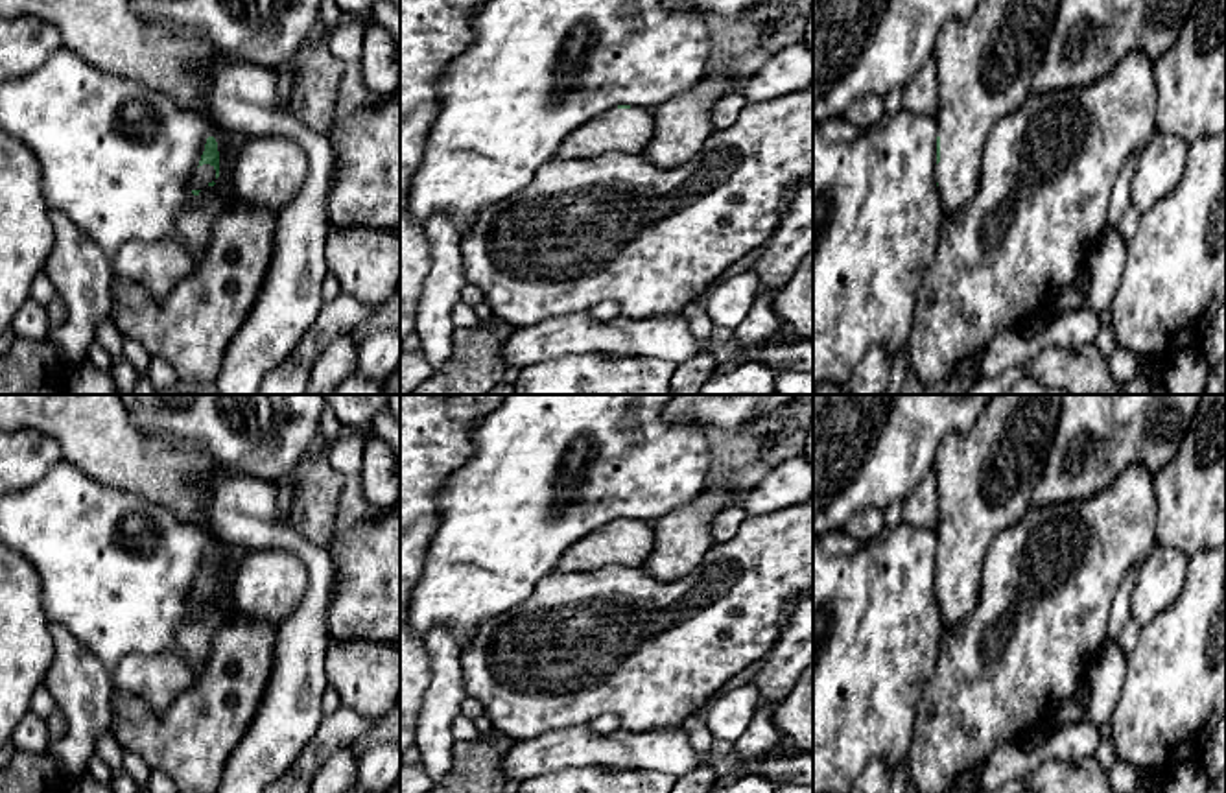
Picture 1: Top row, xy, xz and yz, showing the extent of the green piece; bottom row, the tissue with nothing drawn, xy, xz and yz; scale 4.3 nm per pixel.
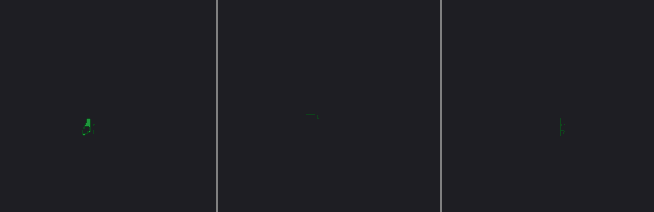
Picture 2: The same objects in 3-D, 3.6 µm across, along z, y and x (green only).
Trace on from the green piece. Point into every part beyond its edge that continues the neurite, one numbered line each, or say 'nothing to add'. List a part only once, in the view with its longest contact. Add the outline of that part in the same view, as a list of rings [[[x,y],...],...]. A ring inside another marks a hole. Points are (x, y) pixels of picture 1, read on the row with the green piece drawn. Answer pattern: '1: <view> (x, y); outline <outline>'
1: yz (985, 65); outline [[[979,0],[966,20],[948,22],[937,41],[942,214],[957,212],[979,186],[981,155],[994,125],[1031,96],[1055,30],[1060,0]]]

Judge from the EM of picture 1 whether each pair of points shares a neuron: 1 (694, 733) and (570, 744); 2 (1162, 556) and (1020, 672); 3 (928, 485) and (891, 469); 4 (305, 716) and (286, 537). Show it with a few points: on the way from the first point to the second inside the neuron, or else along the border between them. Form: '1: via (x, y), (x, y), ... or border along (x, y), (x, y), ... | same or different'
1: border along (681, 727), (688, 742), (707, 758) | different
2: border along (1156, 543), (1143, 565) | different
3: border along (933, 469), (902, 502) | different
4: via (305, 670), (305, 629), (316, 603), (318, 579) | same

